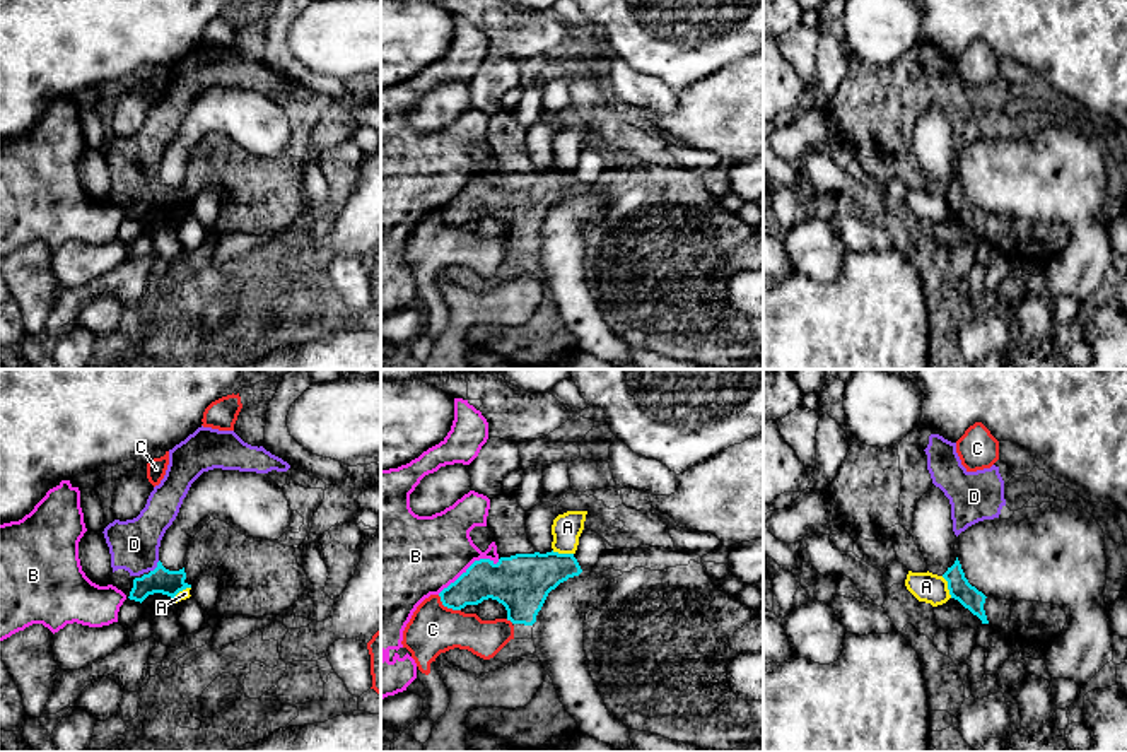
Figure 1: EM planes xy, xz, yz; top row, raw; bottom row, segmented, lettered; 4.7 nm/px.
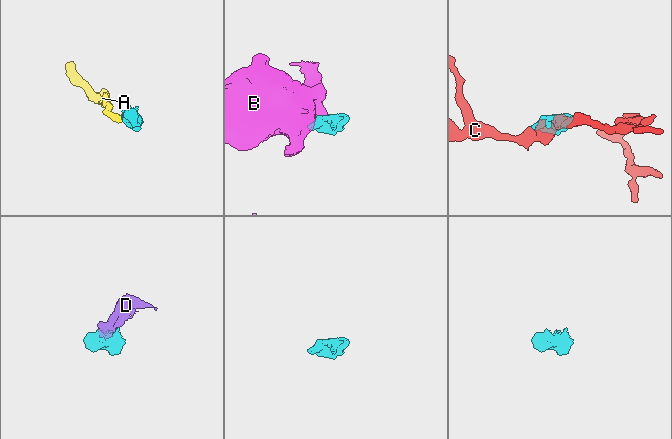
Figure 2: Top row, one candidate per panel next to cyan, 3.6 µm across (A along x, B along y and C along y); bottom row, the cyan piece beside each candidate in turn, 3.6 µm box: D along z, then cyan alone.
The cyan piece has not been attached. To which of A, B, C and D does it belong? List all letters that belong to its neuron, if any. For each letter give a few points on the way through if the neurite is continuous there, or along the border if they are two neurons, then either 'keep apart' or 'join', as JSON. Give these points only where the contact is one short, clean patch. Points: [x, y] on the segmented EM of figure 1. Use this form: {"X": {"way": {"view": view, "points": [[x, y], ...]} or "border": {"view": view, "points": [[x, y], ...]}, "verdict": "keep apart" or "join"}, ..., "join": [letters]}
{"A": {"border": {"view": "yz", "points": [[941, 576], [951, 597]]}, "verdict": "keep apart"}, "B": {"border": {"view": "xz", "points": [[499, 559], [496, 563], [475, 559], [437, 593]]}, "verdict": "keep apart"}, "C": {"verdict": "keep apart"}, "D": {"way": {"view": "xy", "points": [[161, 580], [157, 566], [134, 544]]}, "verdict": "join"}, "join": ["D"]}

